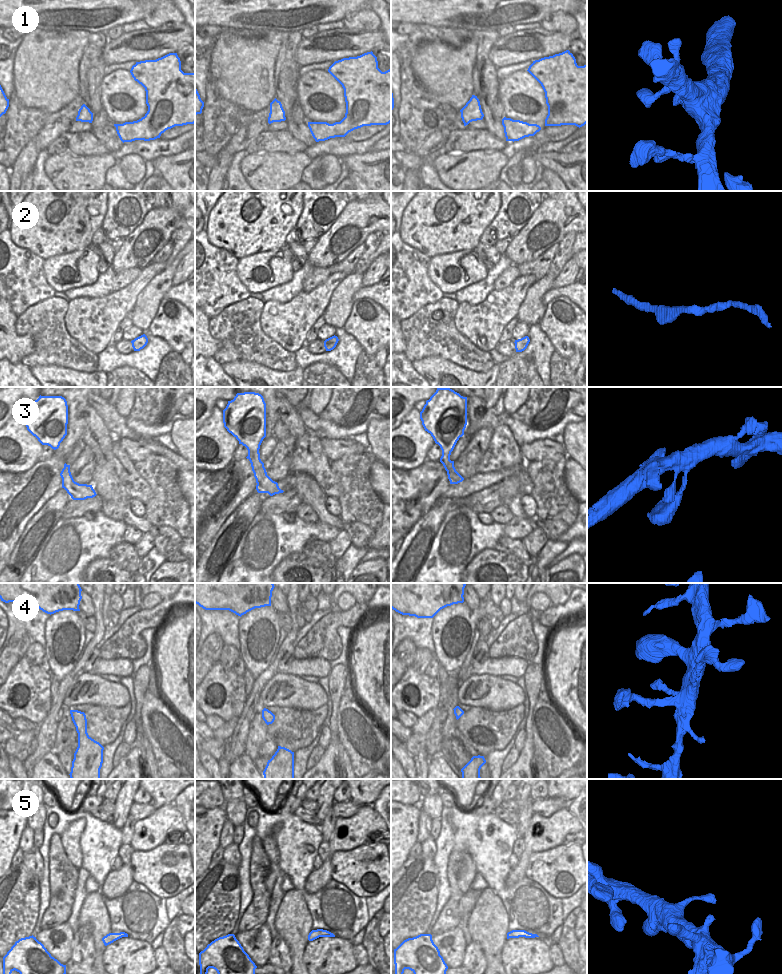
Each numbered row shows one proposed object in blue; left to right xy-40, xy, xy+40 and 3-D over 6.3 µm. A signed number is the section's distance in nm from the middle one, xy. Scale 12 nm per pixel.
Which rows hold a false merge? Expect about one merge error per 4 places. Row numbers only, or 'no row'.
no row

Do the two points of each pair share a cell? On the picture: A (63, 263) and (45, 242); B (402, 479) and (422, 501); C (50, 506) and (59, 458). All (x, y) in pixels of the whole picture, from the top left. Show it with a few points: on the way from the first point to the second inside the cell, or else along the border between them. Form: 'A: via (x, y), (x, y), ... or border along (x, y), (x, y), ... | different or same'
A: border along (80, 249), (65, 254), (52, 255), (44, 259) | different
B: via (408, 485), (419, 495) | same
C: border along (61, 486), (35, 513) | different

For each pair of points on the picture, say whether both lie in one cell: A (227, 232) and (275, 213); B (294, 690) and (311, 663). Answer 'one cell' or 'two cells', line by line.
A: one cell
B: two cells

